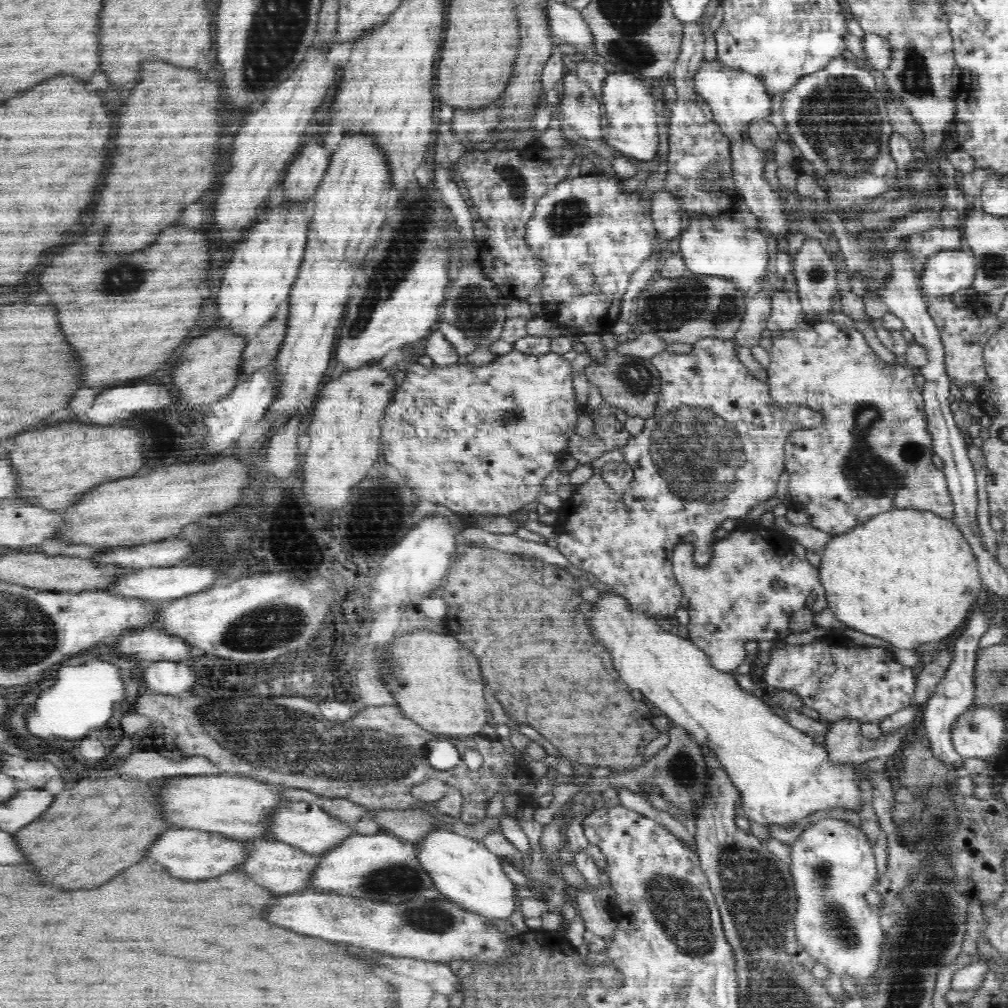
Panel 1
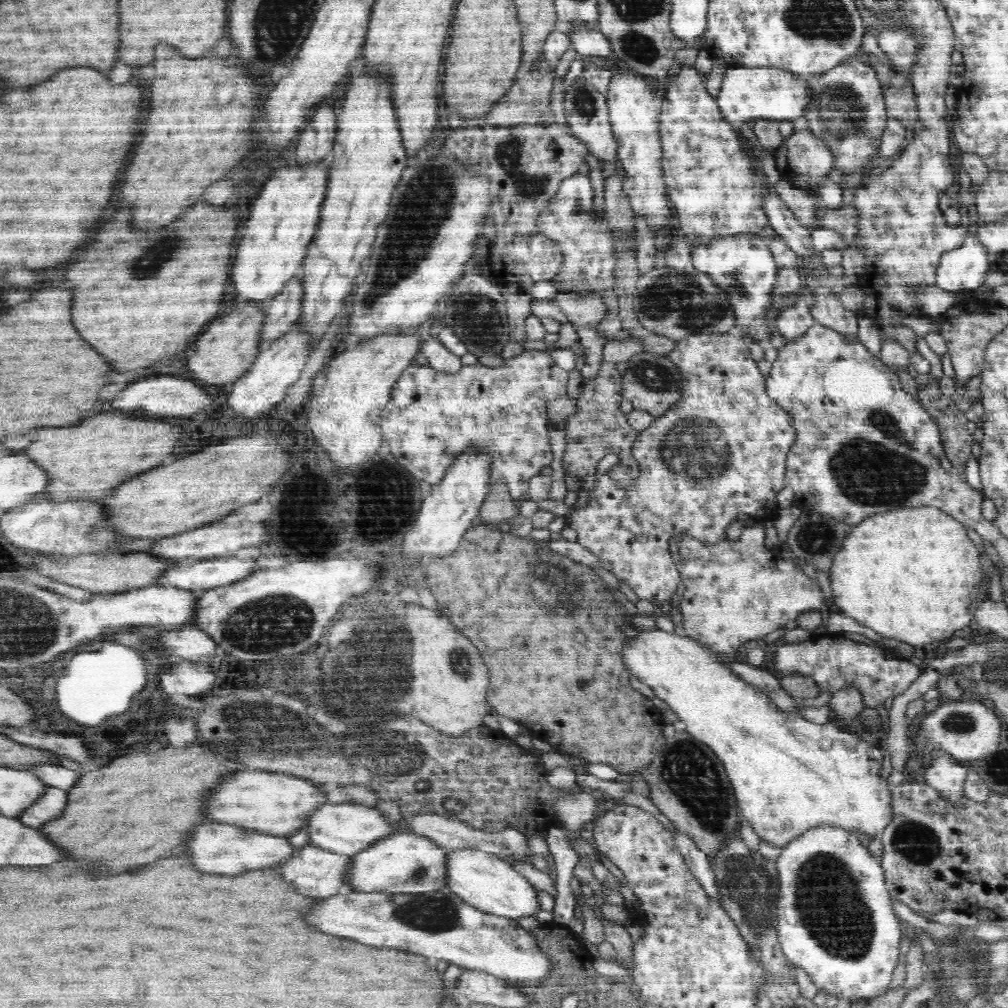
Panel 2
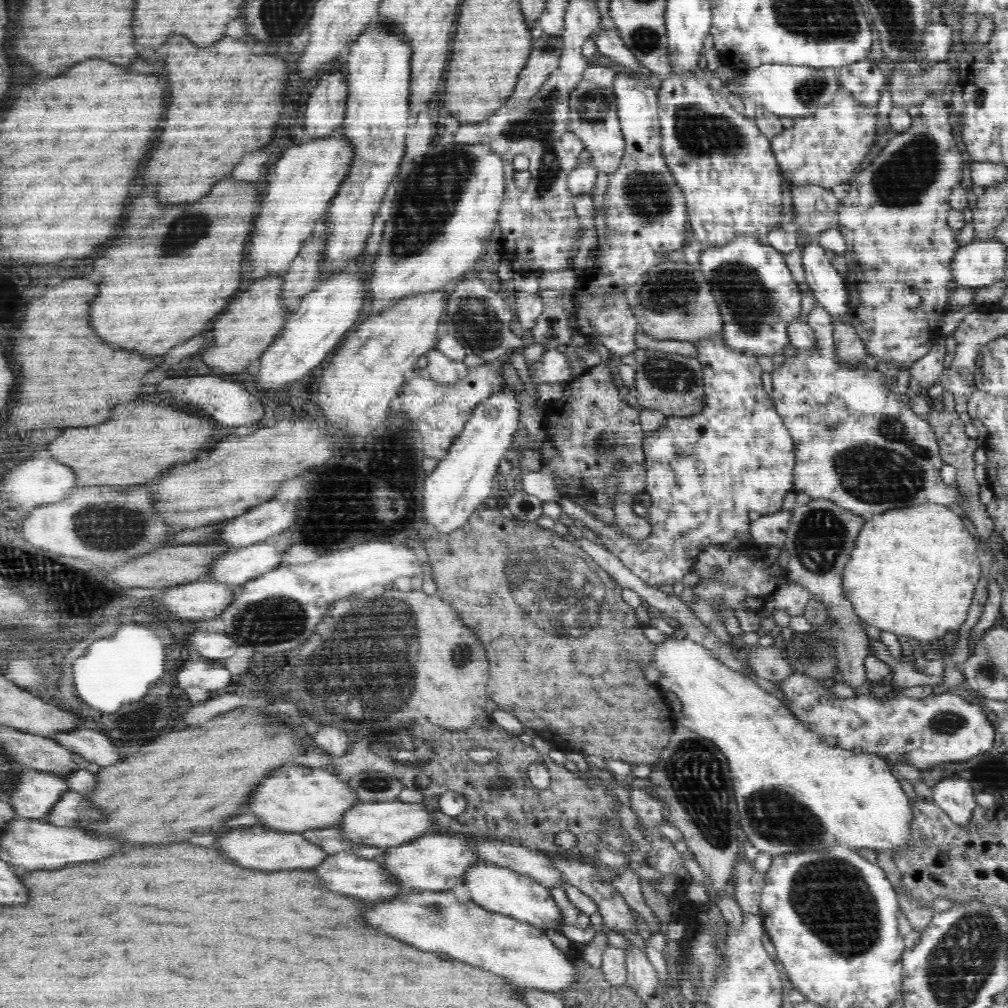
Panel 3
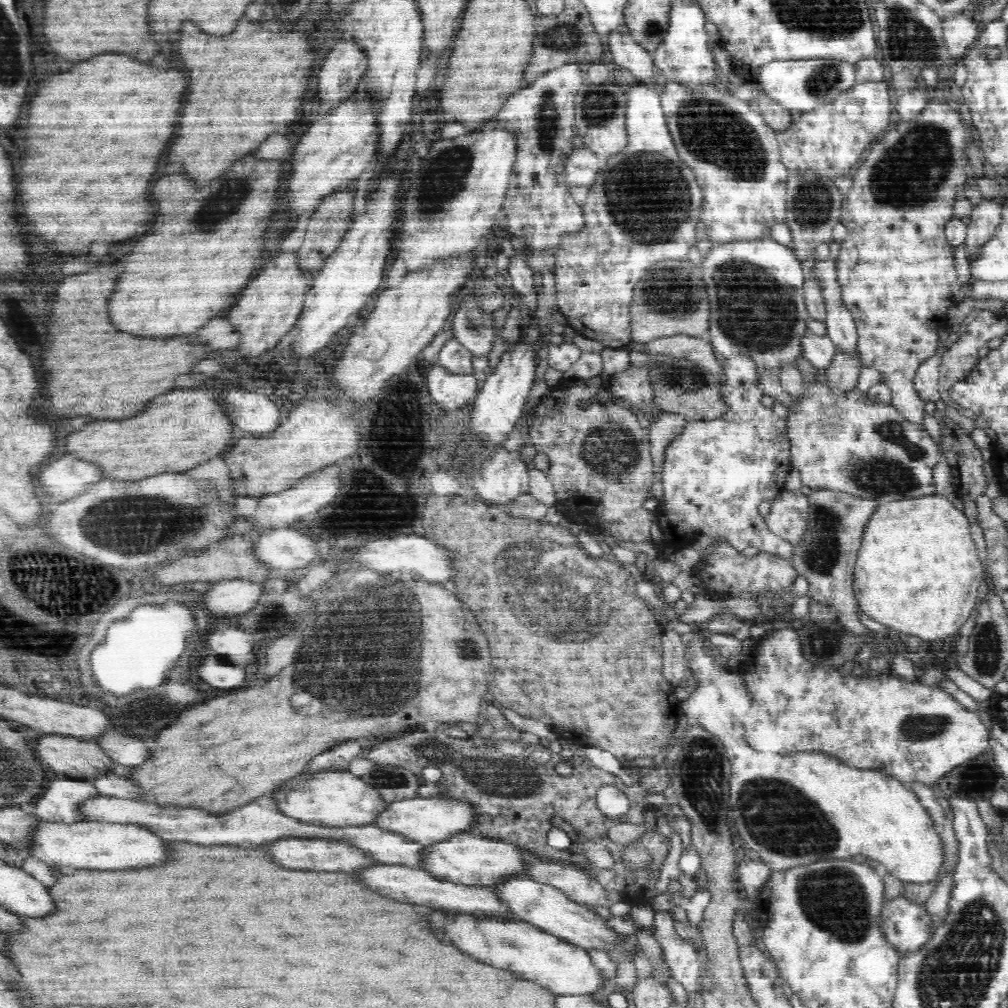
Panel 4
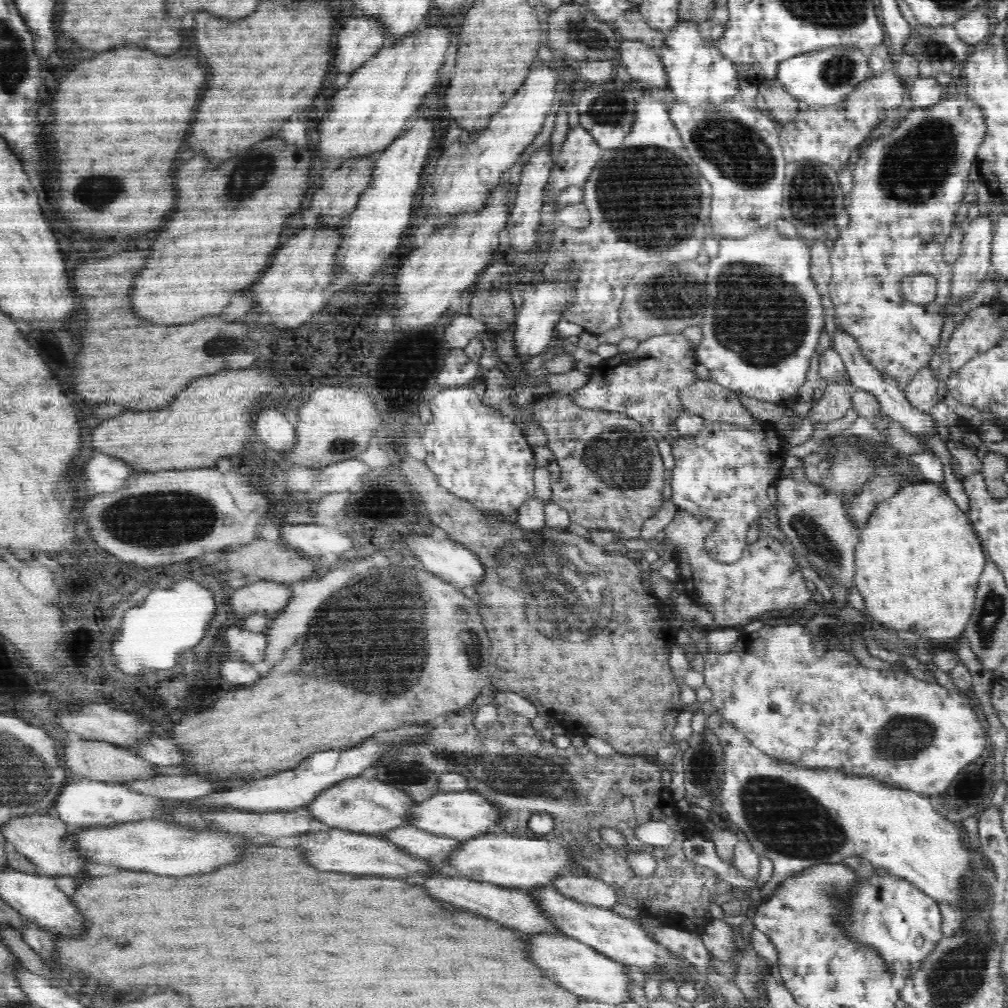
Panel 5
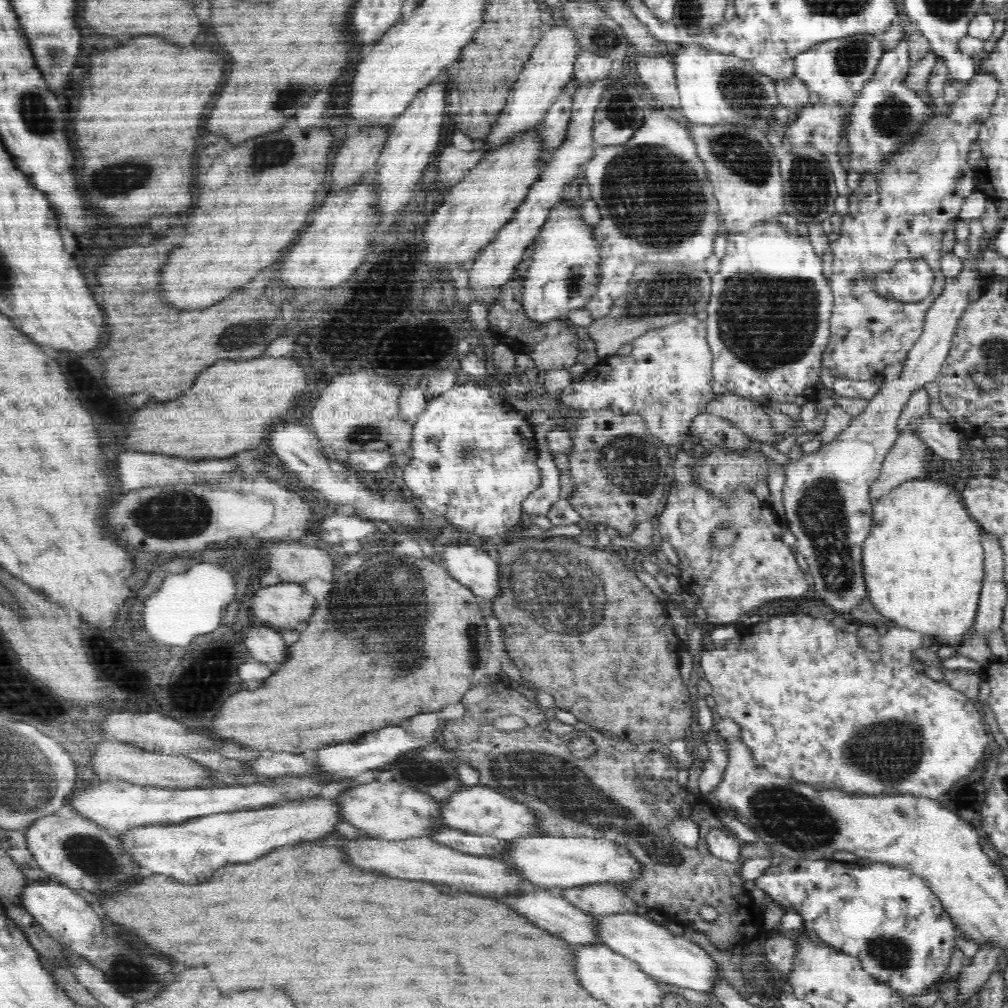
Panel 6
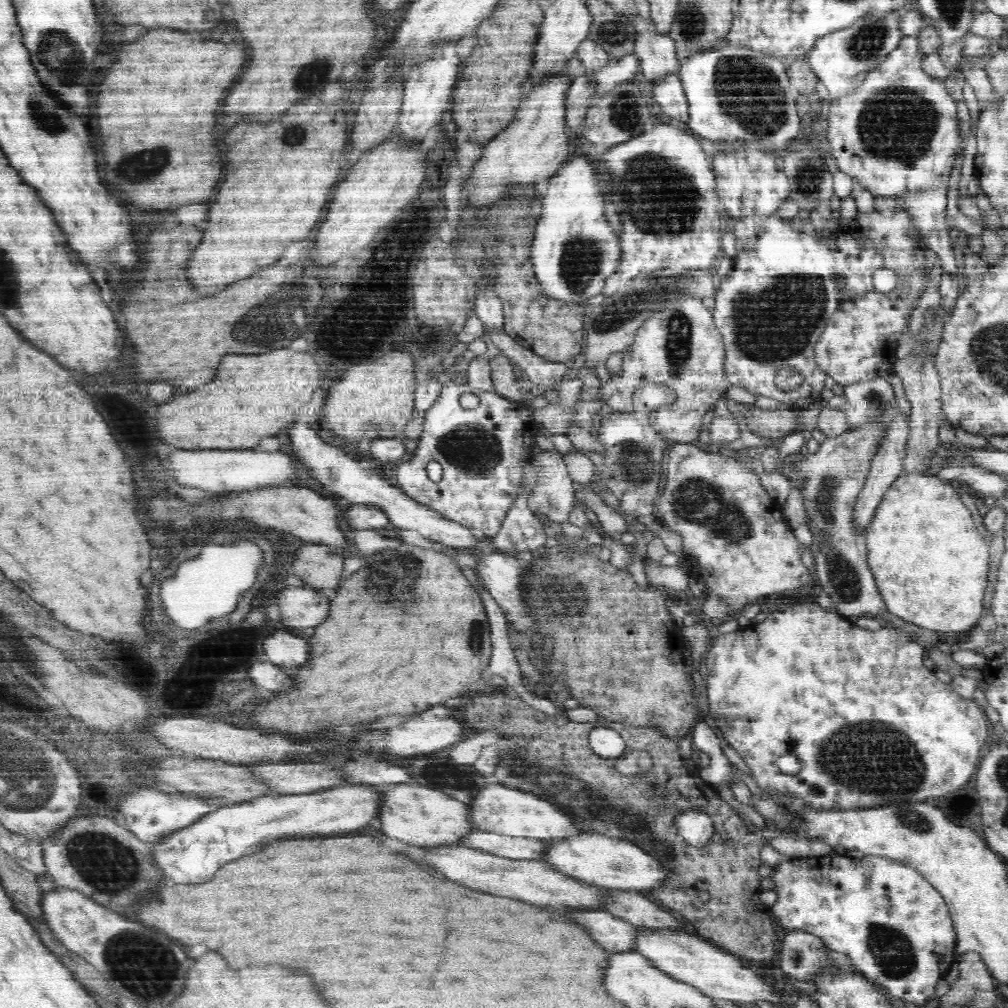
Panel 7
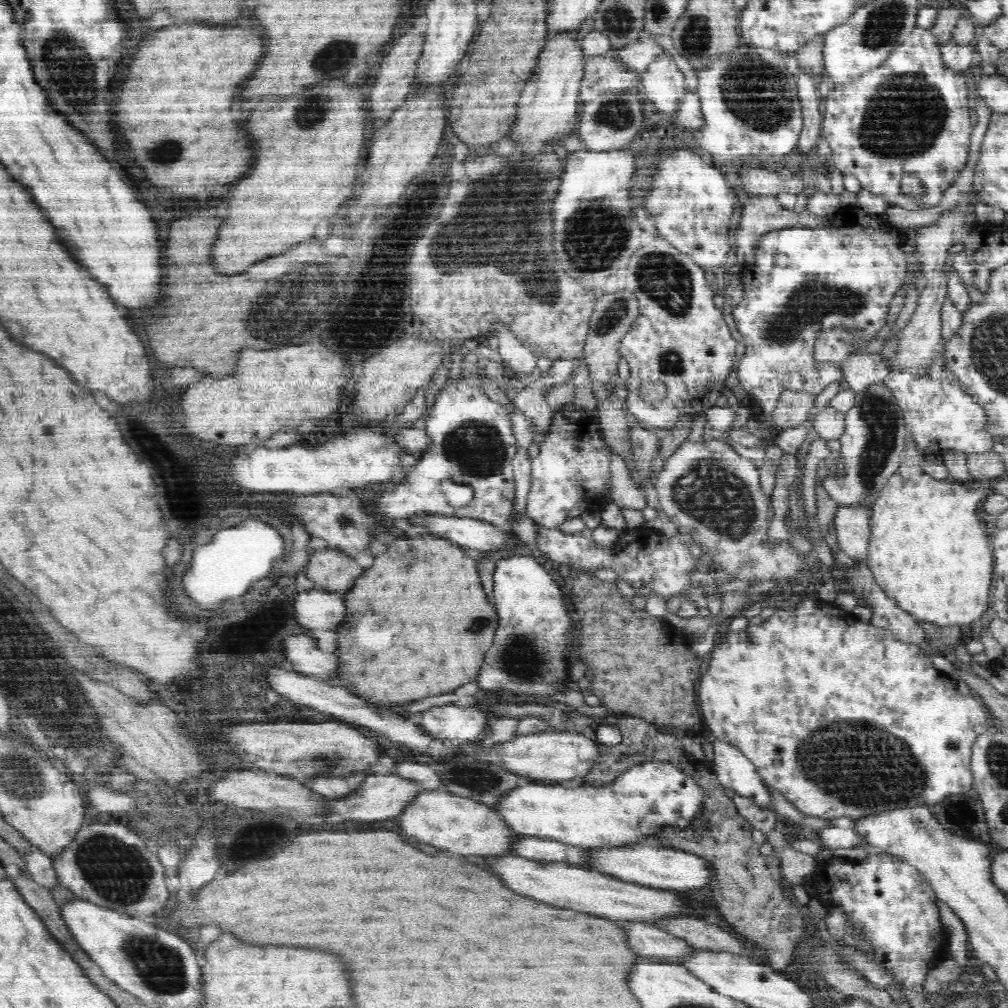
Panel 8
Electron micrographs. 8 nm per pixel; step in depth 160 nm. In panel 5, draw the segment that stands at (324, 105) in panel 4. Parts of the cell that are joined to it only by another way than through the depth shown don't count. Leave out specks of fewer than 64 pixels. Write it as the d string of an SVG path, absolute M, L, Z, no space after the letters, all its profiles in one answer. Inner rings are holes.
M348 18L344 28L338 34L336 42L336 74L337 78L350 75L369 57L382 48L386 42L388 28L386 23L378 24L370 18Z

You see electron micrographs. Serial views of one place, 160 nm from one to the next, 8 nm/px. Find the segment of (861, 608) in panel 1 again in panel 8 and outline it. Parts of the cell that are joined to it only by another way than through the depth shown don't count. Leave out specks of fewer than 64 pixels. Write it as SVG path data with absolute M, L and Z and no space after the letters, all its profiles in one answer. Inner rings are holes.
M902 466L876 496L871 510L869 549L866 563L874 580L893 598L897 605L919 621L939 626L962 626L982 619L992 599L993 552L977 516L984 499L985 489L969 490L964 484L949 478L936 480L924 475L920 467Z

